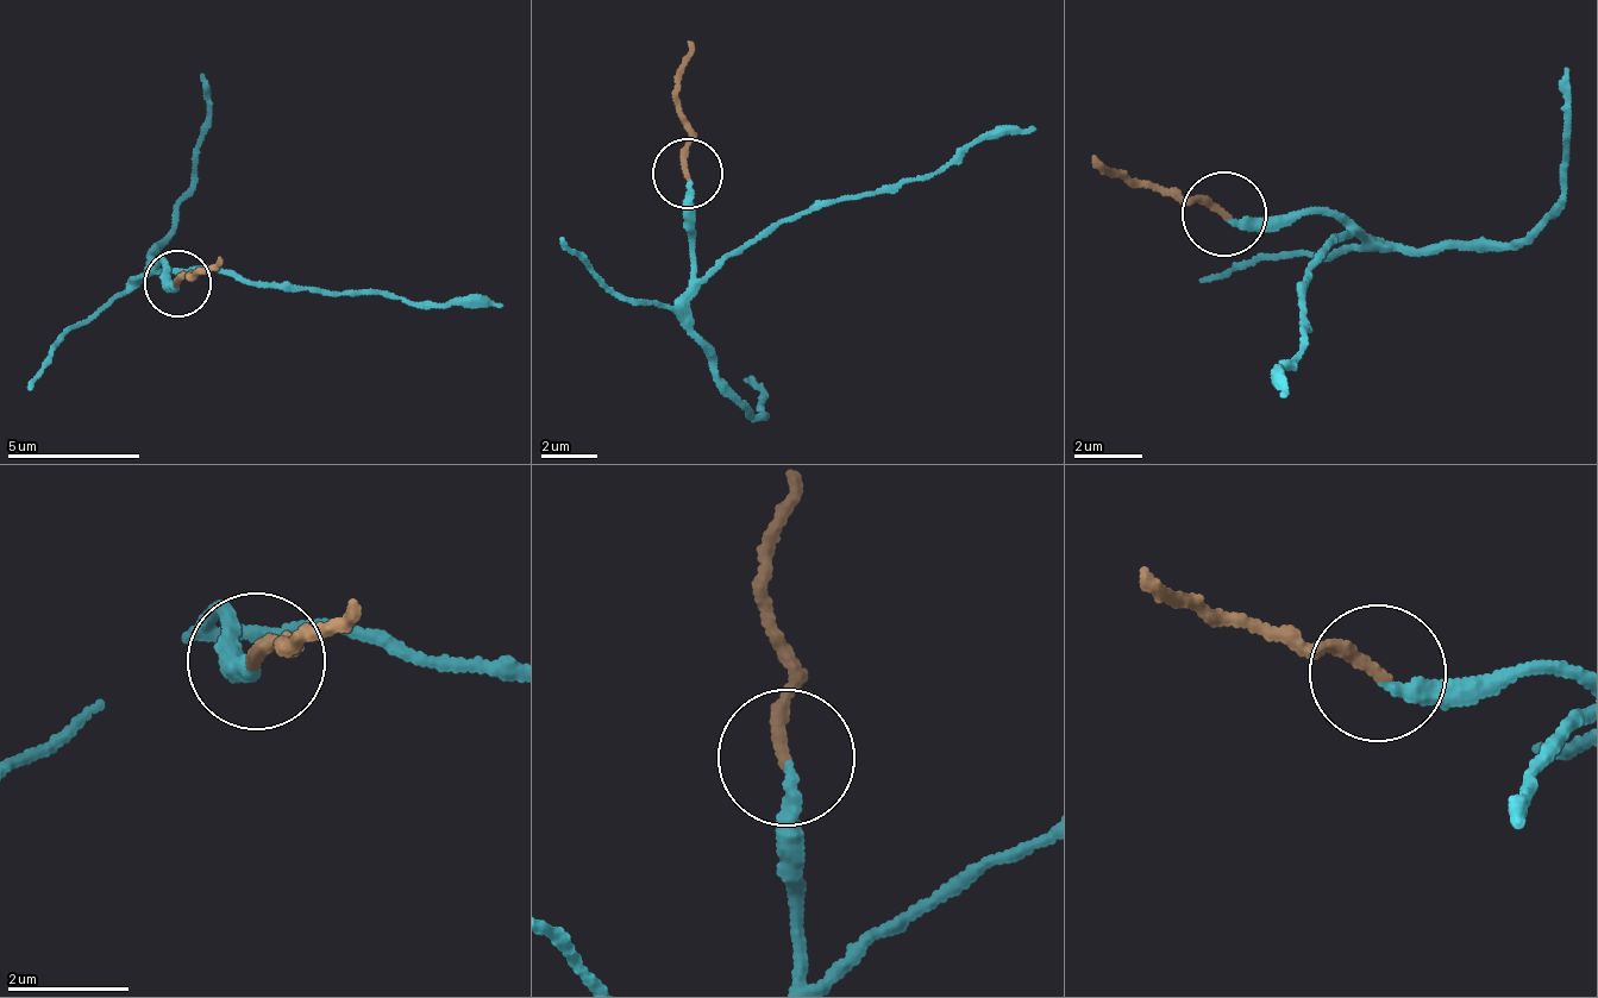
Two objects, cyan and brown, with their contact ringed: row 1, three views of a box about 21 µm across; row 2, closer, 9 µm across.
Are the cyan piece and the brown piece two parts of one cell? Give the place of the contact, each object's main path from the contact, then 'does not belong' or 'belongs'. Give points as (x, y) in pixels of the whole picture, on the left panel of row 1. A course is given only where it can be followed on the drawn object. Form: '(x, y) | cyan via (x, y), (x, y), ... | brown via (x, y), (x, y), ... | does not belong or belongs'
(177, 283) | cyan via (175, 284), (163, 258), (160, 267), (179, 271), (505, 307) | brown via (175, 284), (193, 282), (221, 256) | does not belong

